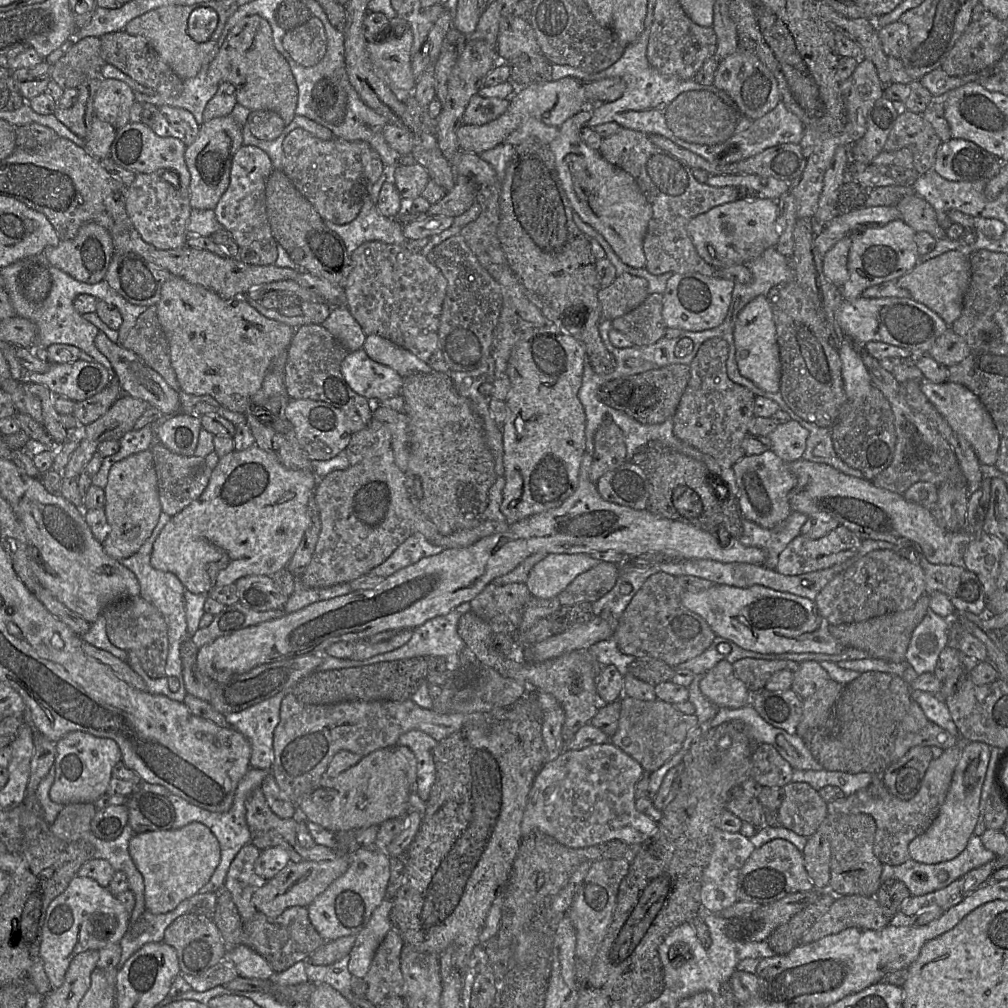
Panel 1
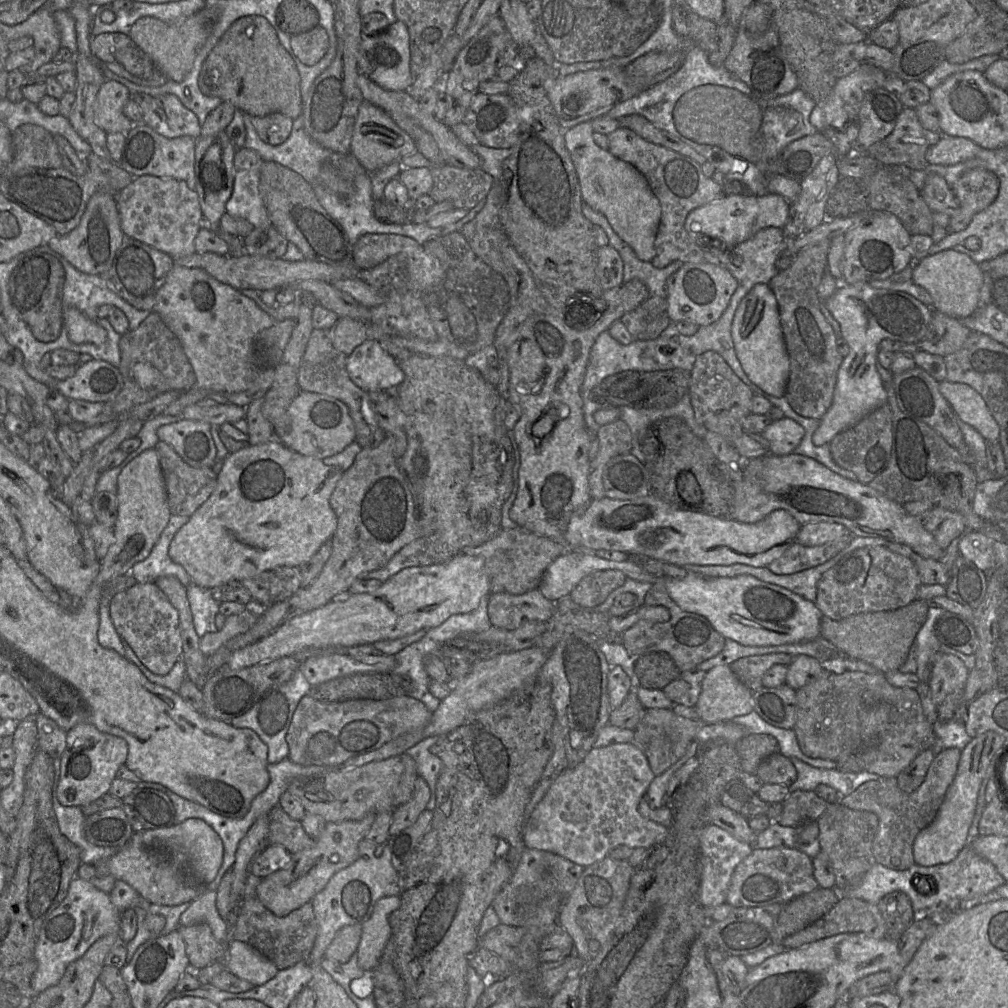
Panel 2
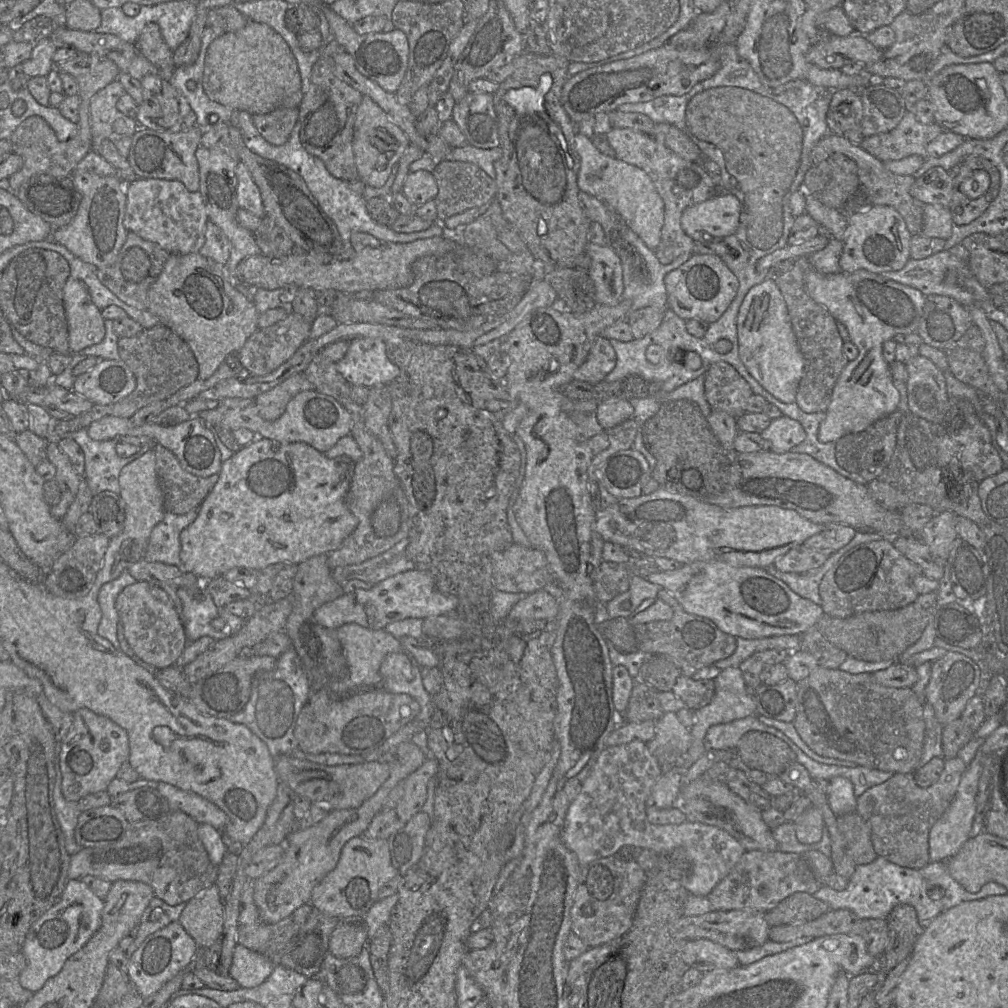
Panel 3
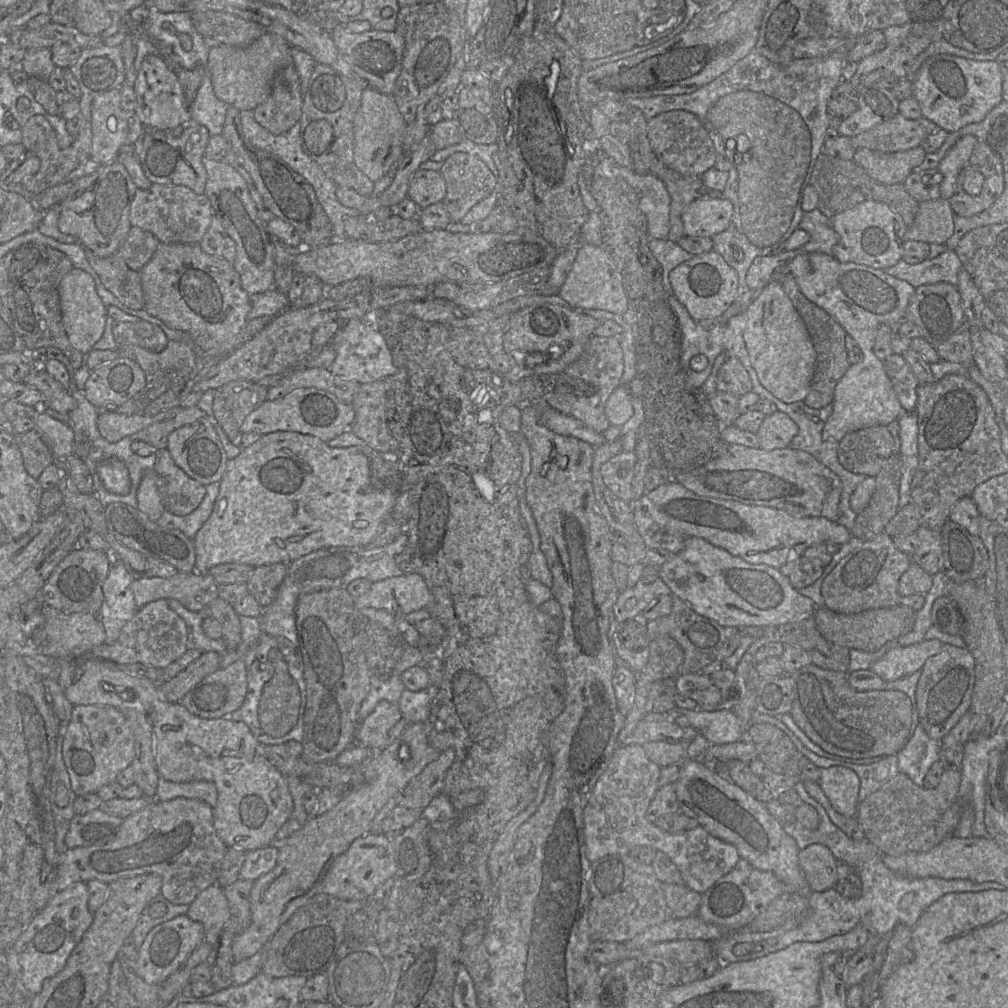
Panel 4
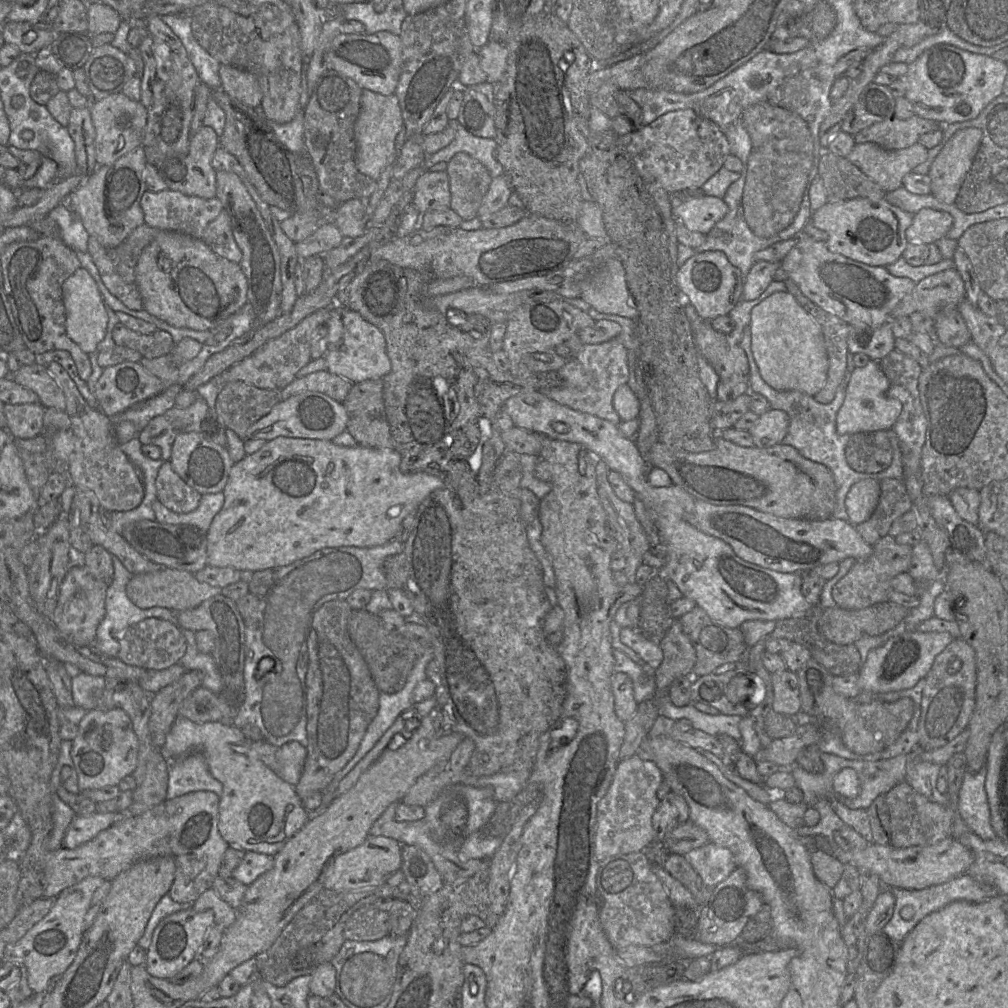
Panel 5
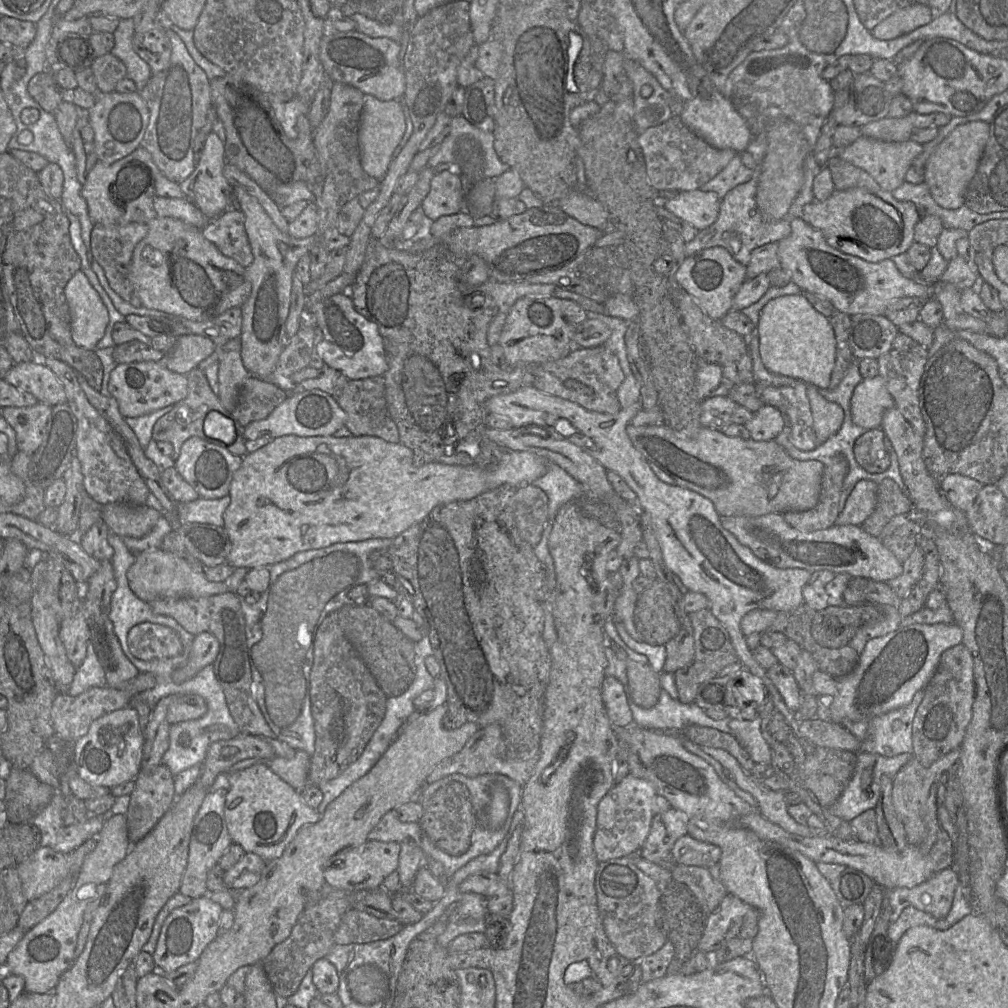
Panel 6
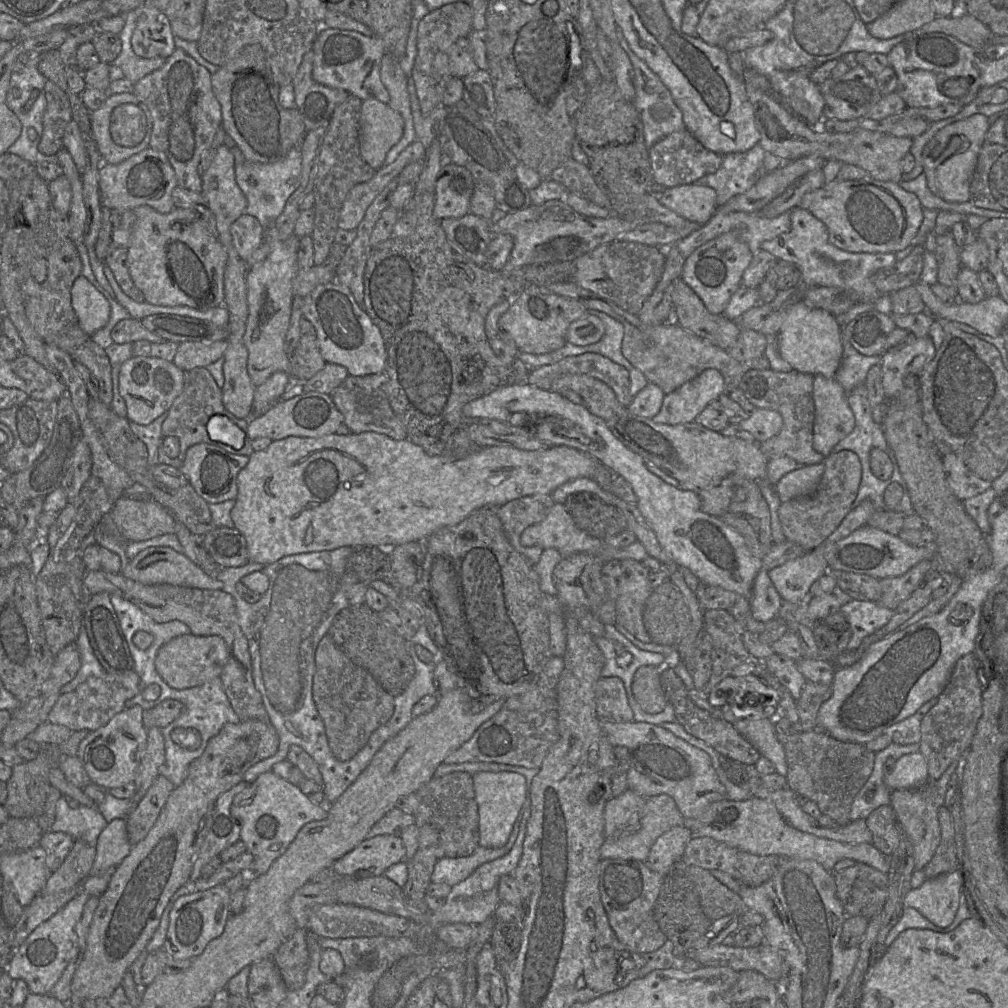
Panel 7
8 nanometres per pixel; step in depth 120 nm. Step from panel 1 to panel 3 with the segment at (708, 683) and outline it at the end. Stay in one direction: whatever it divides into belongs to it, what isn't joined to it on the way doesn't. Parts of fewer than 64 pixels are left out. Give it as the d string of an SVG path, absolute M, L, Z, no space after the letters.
M727 667L723 669L714 679L714 682L714 697L708 705L694 711L695 723L690 729L692 734L690 747L687 753L680 759L679 763L675 764L684 771L684 776L685 771L687 771L707 751L704 741L706 733L710 727L718 724L729 723L750 715L757 715L757 705L754 693L747 687L739 667Z

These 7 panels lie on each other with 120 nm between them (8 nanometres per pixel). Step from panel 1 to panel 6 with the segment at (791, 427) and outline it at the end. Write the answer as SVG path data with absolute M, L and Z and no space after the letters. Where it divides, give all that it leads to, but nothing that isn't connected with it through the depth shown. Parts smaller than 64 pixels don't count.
M763 405L753 418L744 424L754 441L775 440L784 428L781 412L770 405Z

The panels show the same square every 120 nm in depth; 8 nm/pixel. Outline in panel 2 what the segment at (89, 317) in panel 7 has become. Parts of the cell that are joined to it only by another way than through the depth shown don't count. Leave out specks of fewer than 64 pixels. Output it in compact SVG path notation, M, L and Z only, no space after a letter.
M75 307L63 309L63 326L69 340L75 344L102 345L107 338L105 329L97 321L90 320Z

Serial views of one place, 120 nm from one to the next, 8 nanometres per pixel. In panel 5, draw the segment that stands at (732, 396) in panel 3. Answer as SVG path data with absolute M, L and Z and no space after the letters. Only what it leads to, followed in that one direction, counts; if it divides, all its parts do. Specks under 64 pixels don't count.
M688 303L685 312L697 351L712 365L720 380L733 375L749 376L747 355L739 344L730 344L727 334L714 330L710 321L701 318Z

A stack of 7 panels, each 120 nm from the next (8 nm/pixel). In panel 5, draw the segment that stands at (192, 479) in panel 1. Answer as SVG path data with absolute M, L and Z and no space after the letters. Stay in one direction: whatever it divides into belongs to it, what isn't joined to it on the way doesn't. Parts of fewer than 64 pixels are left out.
M164 461L159 468L156 481L157 499L175 513L189 513L195 510L202 495L190 487L172 469L170 461Z

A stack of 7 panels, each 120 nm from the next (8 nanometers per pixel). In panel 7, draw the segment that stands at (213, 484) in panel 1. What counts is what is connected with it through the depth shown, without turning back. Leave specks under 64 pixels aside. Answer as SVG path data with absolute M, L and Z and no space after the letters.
M377 432L349 433L339 435L333 433L322 437L297 437L272 441L264 450L254 452L249 456L249 462L237 475L238 493L235 505L230 512L234 528L245 538L249 560L252 563L263 565L272 564L279 559L301 553L335 550L340 547L352 548L395 546L408 542L425 542L425 540L441 528L454 526L474 511L492 507L498 508L506 503L534 494L548 494L564 483L577 478L590 478L593 476L596 460L588 454L566 446L553 446L542 450L520 450L514 447L480 447L468 456L460 459L428 455L422 447L408 439L394 440L385 434Z

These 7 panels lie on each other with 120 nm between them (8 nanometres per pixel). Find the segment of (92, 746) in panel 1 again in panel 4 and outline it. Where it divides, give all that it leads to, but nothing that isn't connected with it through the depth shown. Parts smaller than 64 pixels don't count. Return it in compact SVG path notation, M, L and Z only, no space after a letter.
M106 705L74 706L72 718L63 729L63 759L77 796L96 793L116 781L118 774L131 766L135 742L127 717L117 708Z

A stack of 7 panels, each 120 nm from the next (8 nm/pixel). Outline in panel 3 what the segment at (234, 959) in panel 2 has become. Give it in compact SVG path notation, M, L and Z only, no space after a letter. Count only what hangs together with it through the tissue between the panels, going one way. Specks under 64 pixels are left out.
M237 944L229 975L240 987L254 988L261 985L274 968L274 963L266 956Z

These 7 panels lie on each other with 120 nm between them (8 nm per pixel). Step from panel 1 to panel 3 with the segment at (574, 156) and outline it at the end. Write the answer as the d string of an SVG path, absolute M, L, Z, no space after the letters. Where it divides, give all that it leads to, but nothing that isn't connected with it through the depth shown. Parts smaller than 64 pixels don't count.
M581 133L574 137L574 149L580 158L579 189L612 208L646 246L655 251L661 240L665 210L664 202L649 175L637 166L602 154L592 139Z

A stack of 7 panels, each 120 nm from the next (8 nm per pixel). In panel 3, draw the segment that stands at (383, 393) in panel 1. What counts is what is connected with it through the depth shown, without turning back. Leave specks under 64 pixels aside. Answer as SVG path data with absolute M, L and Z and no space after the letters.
M358 338L349 342L345 357L336 363L337 371L352 386L368 388L388 385L400 374L387 357L386 343L378 338Z

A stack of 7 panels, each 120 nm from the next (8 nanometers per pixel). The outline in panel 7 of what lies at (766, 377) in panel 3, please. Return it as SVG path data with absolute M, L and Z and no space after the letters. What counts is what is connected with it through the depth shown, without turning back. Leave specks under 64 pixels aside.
M798 300L785 310L785 318L776 335L778 354L793 370L834 378L843 352L841 328L837 318L831 313L810 307L803 300Z

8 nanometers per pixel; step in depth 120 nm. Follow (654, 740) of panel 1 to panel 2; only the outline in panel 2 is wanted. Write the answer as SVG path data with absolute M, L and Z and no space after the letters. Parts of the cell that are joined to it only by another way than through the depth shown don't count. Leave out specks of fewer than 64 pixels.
M646 709L643 718L634 729L632 743L645 754L652 772L657 777L684 756L695 739L700 724L698 720L676 714L673 709Z

